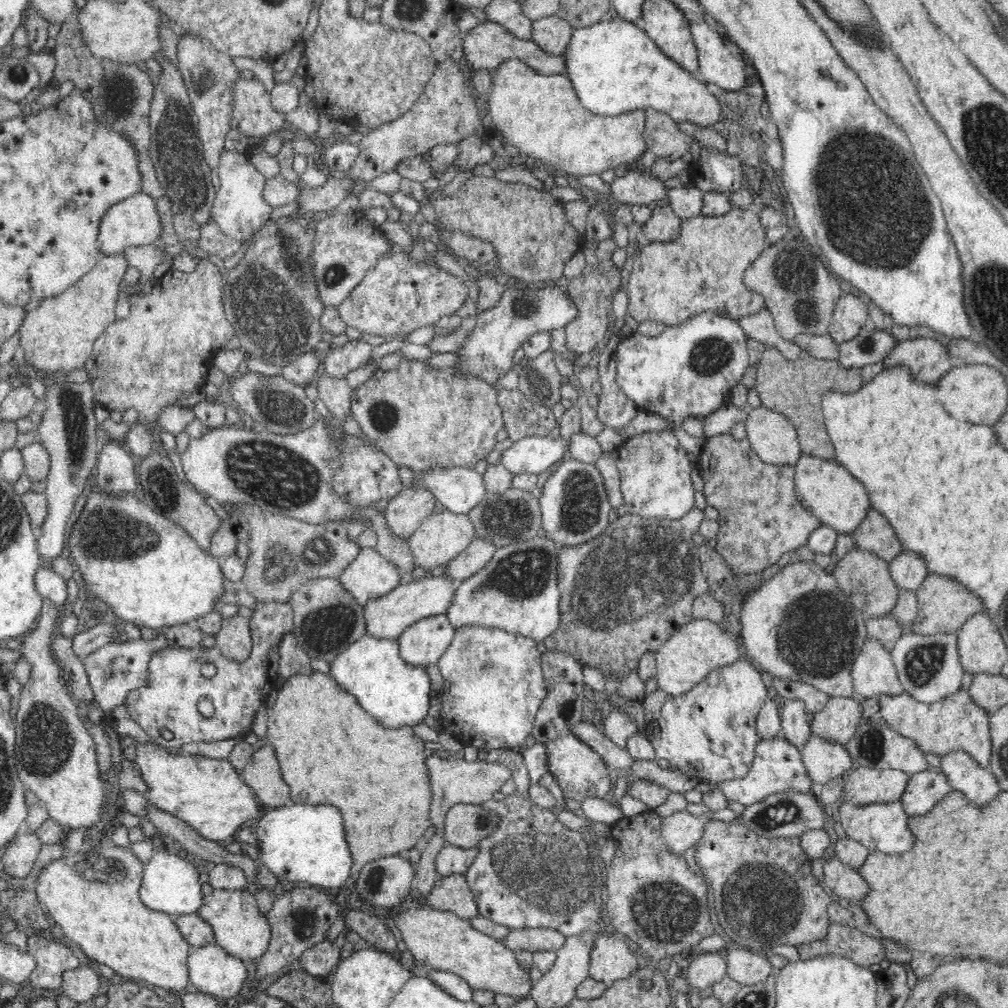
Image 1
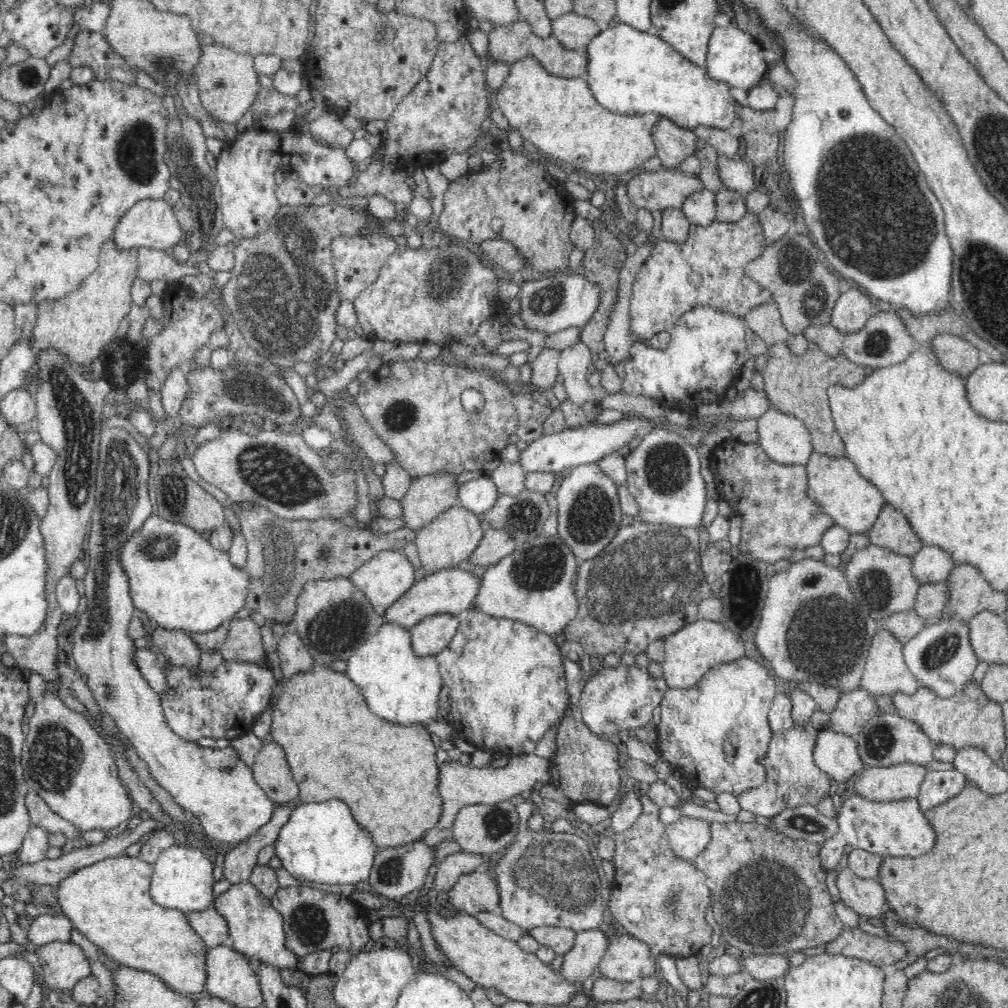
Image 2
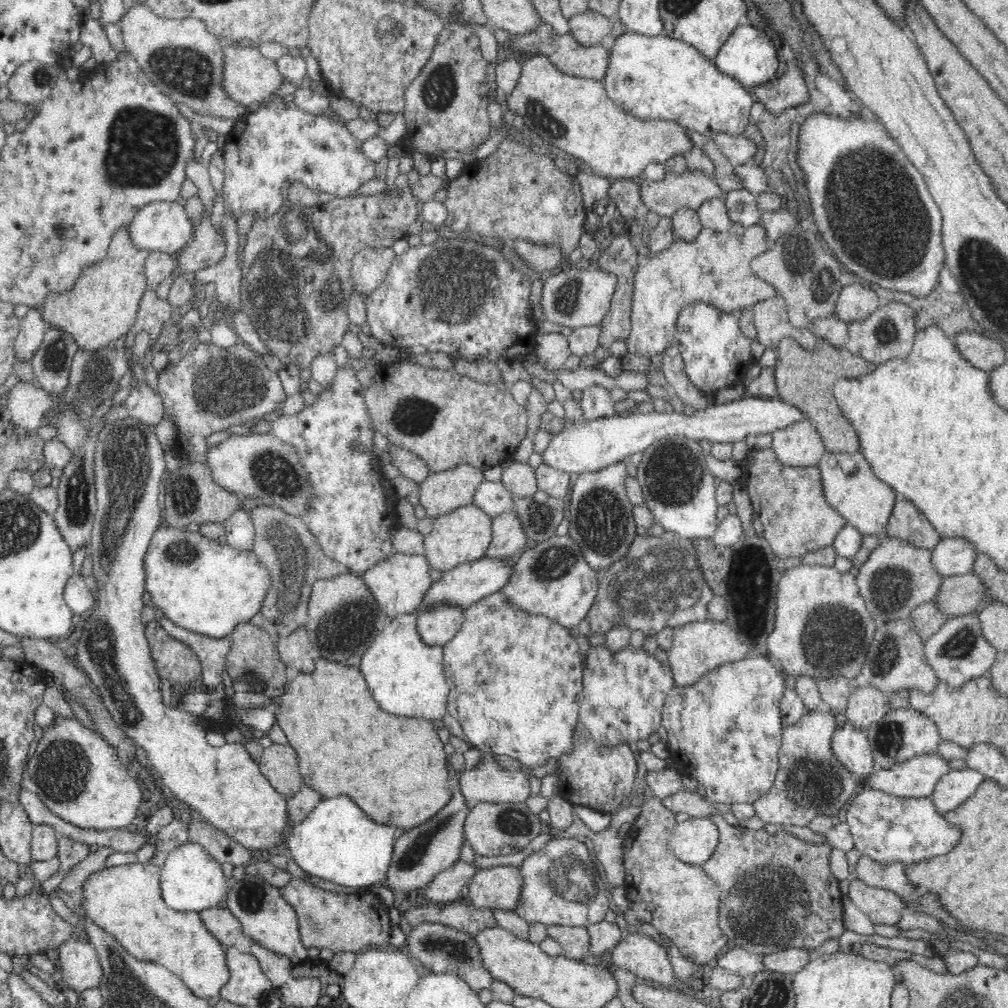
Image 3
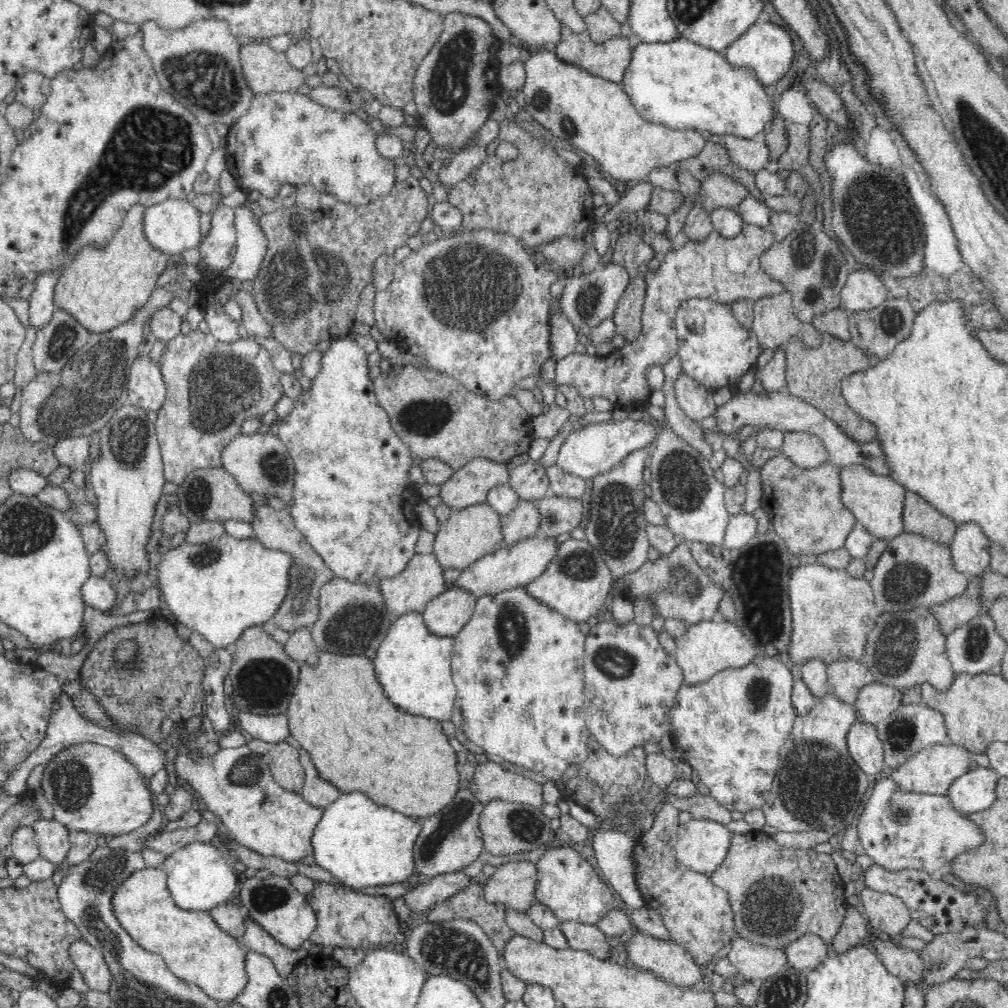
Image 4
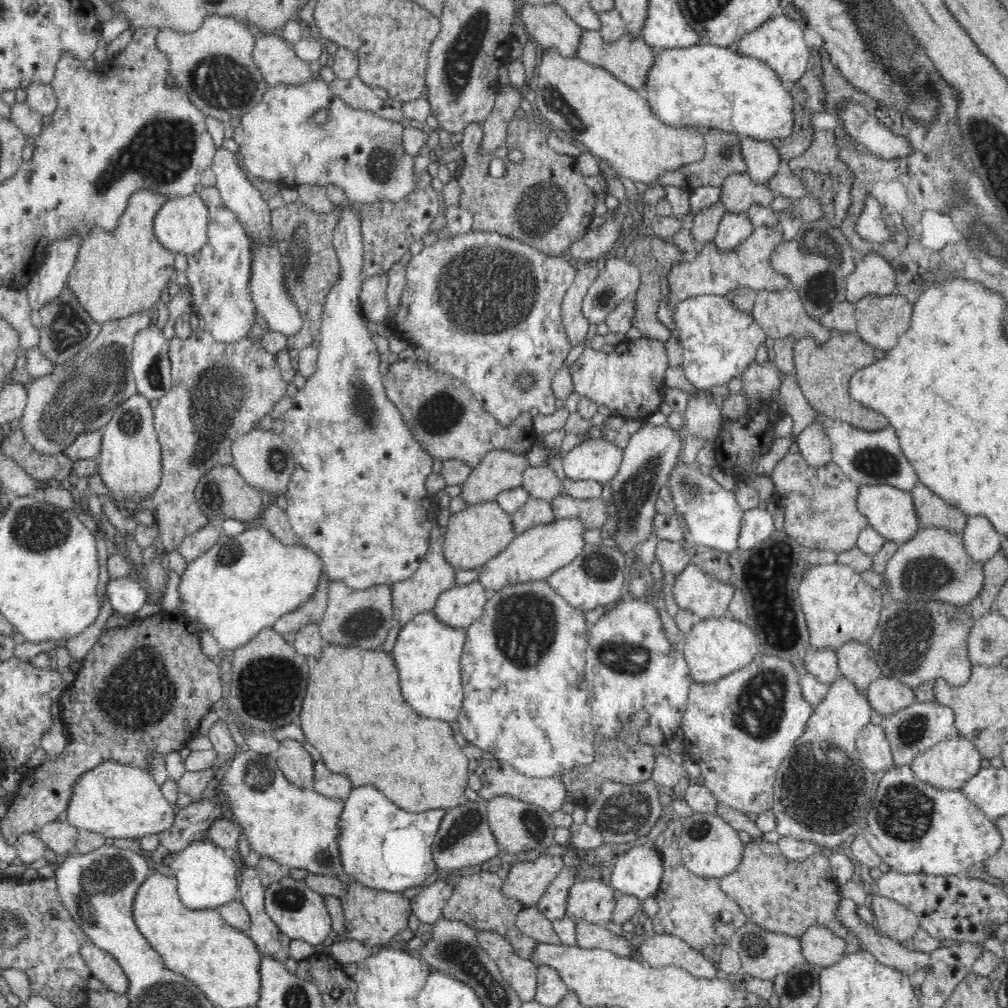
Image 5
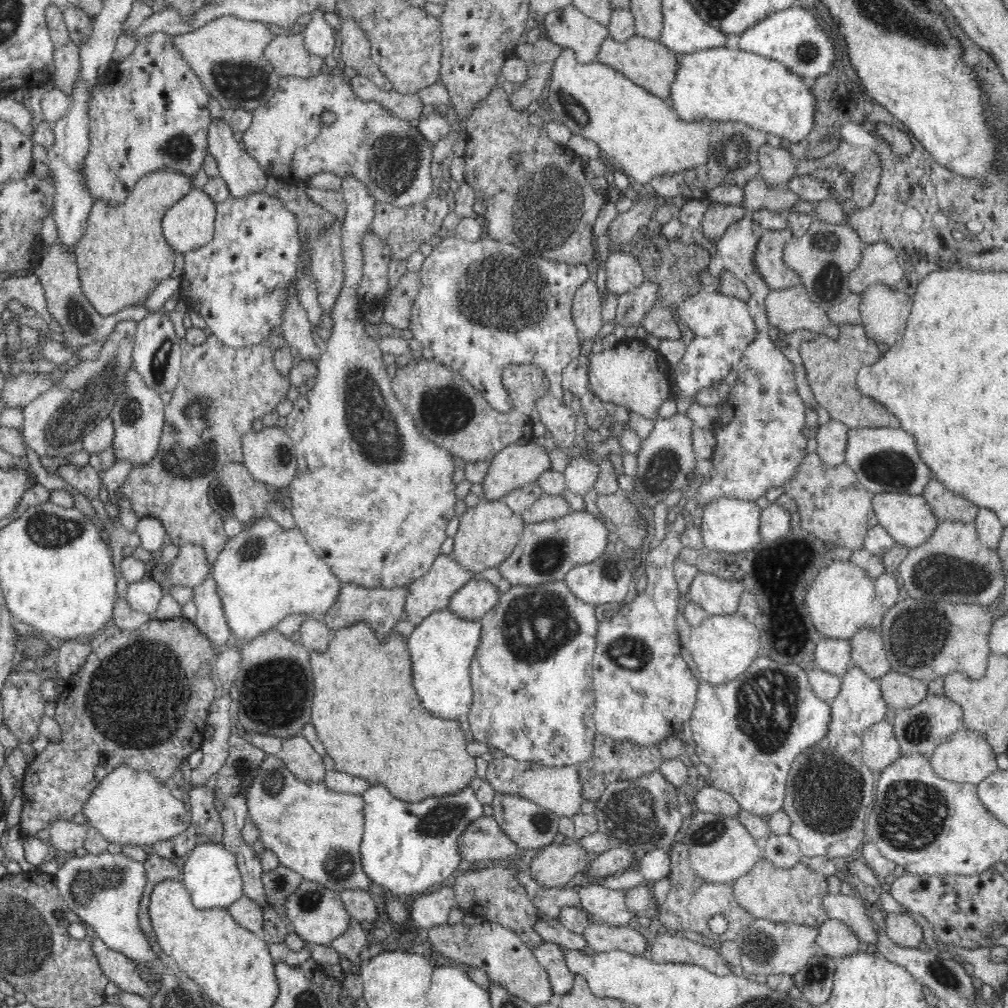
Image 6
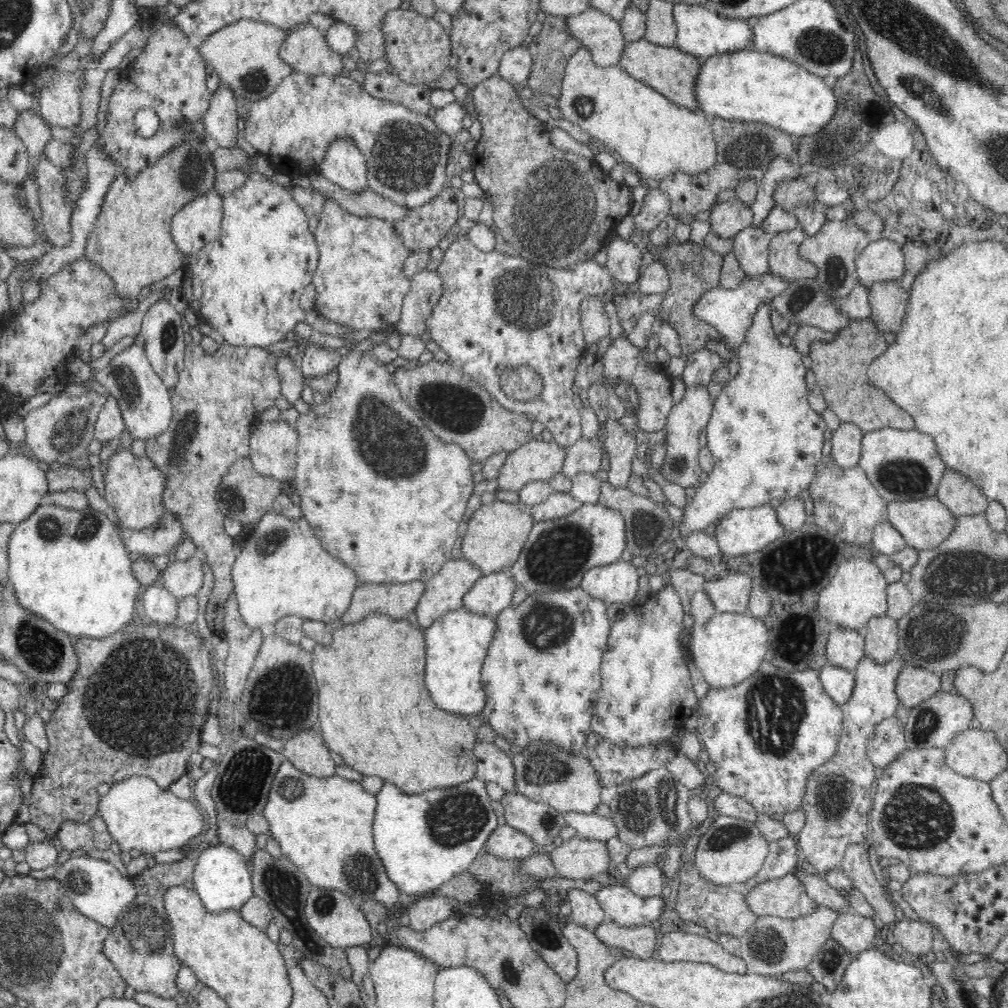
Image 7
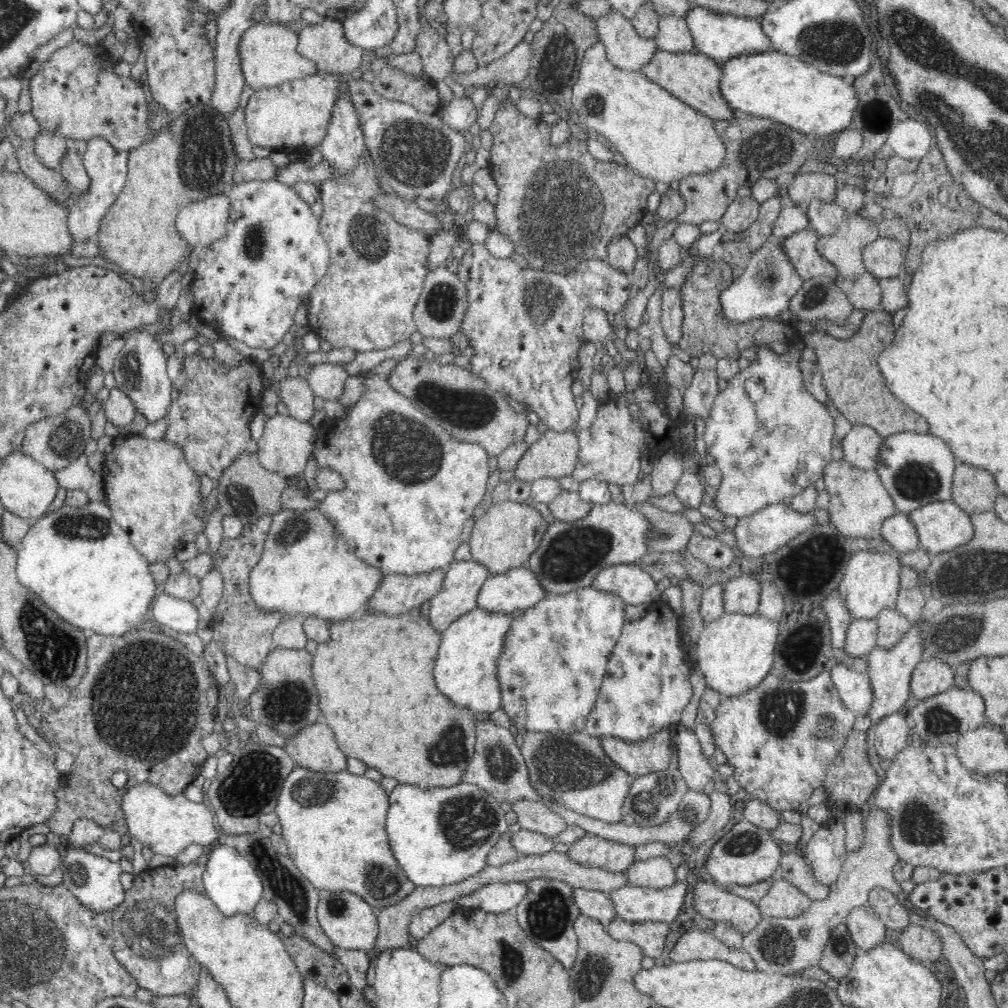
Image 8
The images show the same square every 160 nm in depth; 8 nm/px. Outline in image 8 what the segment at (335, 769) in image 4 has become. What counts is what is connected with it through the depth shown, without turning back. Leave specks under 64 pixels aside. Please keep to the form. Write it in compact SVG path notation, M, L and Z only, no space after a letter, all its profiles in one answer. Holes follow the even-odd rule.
M417 609L409 613L402 613L400 615L390 615L378 611L367 612L362 618L352 620L350 618L342 621L331 622L329 626L331 638L328 642L318 643L316 652L313 655L312 674L314 684L318 688L320 694L320 708L326 714L326 722L334 733L335 741L338 747L347 758L358 758L361 762L372 767L384 777L390 777L398 780L398 782L407 785L416 785L421 789L429 789L435 786L456 786L461 782L461 776L468 767L471 756L475 749L476 728L474 722L475 712L470 712L468 708L458 708L454 702L450 704L450 700L446 696L442 696L438 692L438 688L434 686L434 660L438 654L440 646L440 631L434 629L429 622L429 618L419 614Z

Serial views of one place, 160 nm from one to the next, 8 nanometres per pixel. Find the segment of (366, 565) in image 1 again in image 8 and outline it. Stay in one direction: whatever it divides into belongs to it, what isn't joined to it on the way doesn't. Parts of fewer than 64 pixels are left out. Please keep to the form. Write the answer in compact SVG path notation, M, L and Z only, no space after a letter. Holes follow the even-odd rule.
M454 560L444 571L442 588L430 599L428 618L430 625L439 631L448 629L452 623L459 620L464 614L478 607L478 592L486 578L490 575L486 566L471 560Z

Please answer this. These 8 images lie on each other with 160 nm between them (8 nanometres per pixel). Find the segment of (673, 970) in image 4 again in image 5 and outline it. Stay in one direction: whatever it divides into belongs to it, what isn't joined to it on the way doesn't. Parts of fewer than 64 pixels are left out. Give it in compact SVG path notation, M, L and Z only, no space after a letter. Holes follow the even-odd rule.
M656 933L652 937L644 937L638 949L642 962L650 967L676 966L695 978L708 980L717 977L712 960L677 936Z

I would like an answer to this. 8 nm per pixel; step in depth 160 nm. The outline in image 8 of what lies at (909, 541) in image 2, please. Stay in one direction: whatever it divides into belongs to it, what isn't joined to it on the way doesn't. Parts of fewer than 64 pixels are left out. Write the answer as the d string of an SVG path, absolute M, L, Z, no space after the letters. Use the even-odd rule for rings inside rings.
M966 463L955 465L952 497L969 516L994 509L999 489L988 470Z

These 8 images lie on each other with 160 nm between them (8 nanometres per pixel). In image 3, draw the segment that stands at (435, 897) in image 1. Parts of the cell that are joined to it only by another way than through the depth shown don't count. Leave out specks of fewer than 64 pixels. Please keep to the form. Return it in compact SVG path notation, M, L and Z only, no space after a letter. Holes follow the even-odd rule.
M512 865L480 869L474 874L466 901L475 907L514 911L522 892L522 873Z

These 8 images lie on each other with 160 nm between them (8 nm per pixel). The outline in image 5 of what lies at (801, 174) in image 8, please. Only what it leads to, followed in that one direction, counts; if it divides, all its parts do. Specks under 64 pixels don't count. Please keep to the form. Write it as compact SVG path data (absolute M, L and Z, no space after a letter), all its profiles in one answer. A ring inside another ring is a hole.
M729 174L721 183L720 204L728 213L744 213L752 205L770 207L773 196L776 195L767 185L761 185L744 174Z

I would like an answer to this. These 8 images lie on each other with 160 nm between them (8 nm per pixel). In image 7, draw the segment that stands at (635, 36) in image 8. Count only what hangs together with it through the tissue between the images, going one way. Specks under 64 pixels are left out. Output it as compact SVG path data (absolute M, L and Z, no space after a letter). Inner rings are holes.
M592 8L566 19L568 31L590 49L597 66L619 65L627 42L619 22Z

